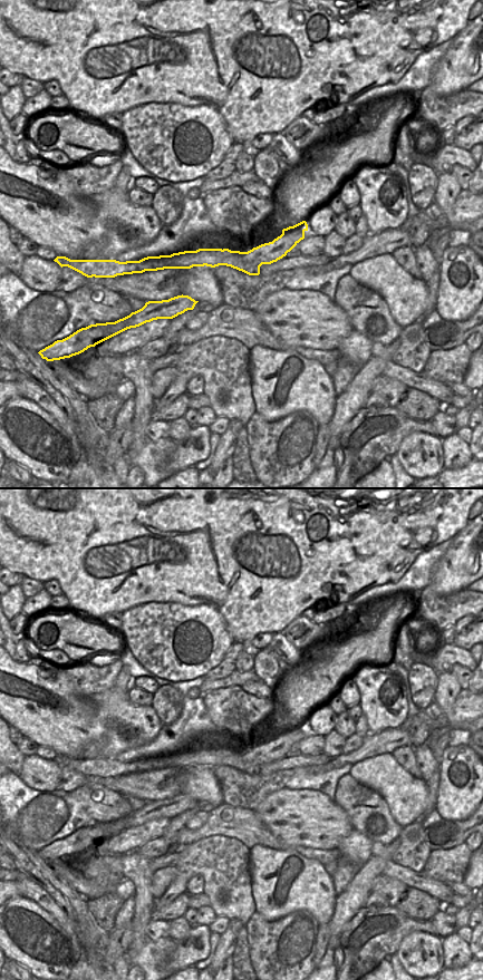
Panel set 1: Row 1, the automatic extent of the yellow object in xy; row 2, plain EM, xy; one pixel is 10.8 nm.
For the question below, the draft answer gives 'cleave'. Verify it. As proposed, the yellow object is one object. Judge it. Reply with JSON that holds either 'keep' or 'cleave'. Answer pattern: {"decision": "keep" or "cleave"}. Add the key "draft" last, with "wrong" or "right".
{"decision": "cleave", "draft": "right"}

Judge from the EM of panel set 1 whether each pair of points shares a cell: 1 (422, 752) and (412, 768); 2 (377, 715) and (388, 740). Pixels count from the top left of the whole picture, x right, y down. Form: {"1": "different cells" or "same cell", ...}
{"1": "different cells", "2": "different cells"}

